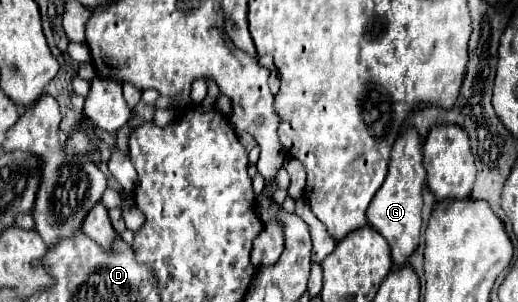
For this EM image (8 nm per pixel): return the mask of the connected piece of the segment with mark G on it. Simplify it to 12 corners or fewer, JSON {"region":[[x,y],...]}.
{"region":[[407,129],[367,209],[395,267],[419,245],[425,167]]}

